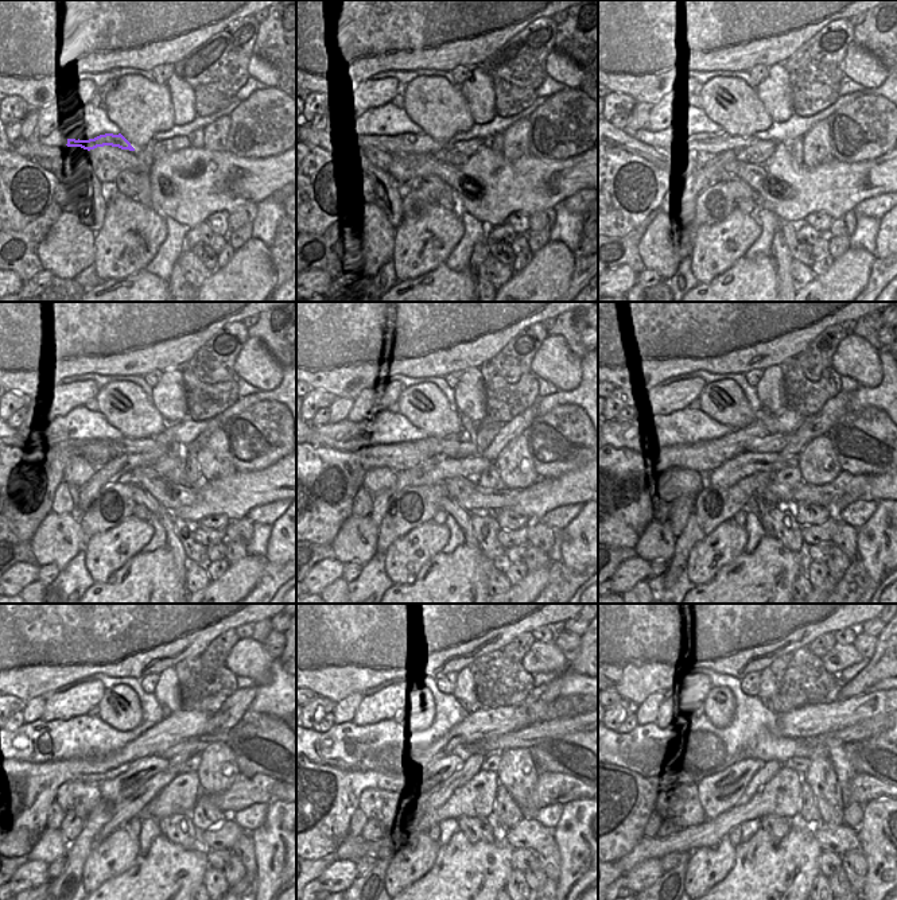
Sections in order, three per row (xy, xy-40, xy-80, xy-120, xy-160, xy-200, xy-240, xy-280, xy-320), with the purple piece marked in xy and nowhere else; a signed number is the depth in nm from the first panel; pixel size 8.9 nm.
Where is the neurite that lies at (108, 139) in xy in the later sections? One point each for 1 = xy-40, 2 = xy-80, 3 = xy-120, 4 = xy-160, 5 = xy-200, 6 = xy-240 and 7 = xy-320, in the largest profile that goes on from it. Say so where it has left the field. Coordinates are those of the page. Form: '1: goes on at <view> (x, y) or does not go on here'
1: goes on at xy-40 (406, 143)
2: goes on at xy-80 (707, 144)
3: goes on at xy-120 (125, 445)
4: goes on at xy-160 (451, 446)
5: goes on at xy-200 (775, 443)
6: goes on at xy-240 (195, 744)
7: goes on at xy-320 (869, 728)

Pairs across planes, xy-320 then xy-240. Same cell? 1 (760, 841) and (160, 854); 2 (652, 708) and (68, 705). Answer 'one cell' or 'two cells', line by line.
1: one cell
2: two cells

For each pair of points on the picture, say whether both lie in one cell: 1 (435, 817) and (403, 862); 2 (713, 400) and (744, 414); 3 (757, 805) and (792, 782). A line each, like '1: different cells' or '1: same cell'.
1: different cells
2: same cell
3: same cell

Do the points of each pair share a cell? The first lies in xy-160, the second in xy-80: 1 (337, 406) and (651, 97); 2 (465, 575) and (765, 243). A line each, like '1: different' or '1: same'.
1: different
2: different

